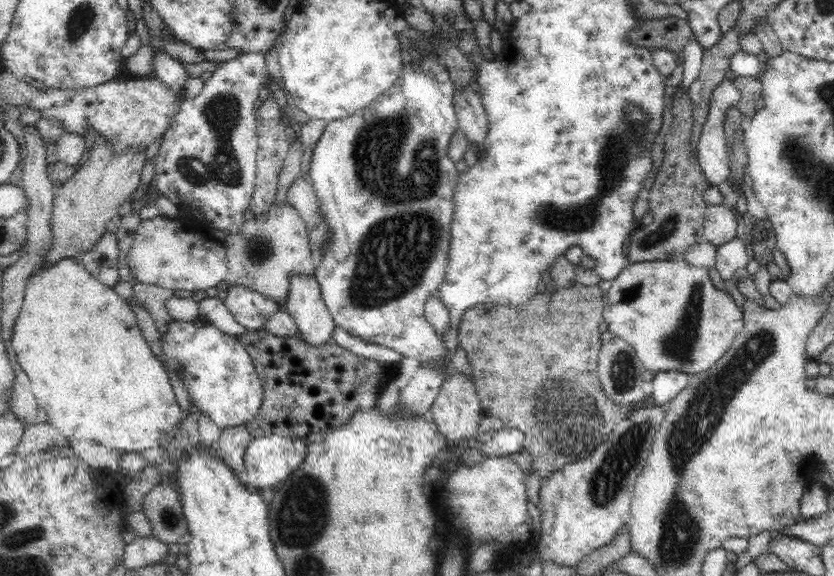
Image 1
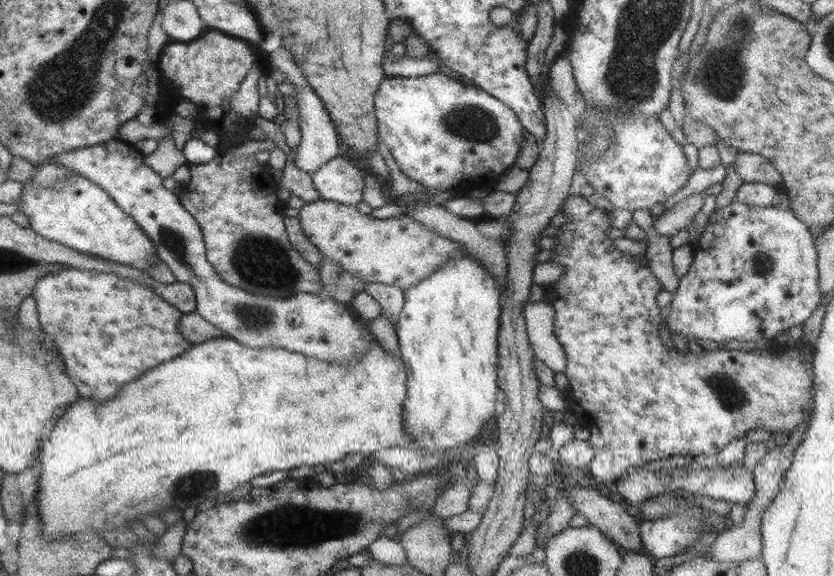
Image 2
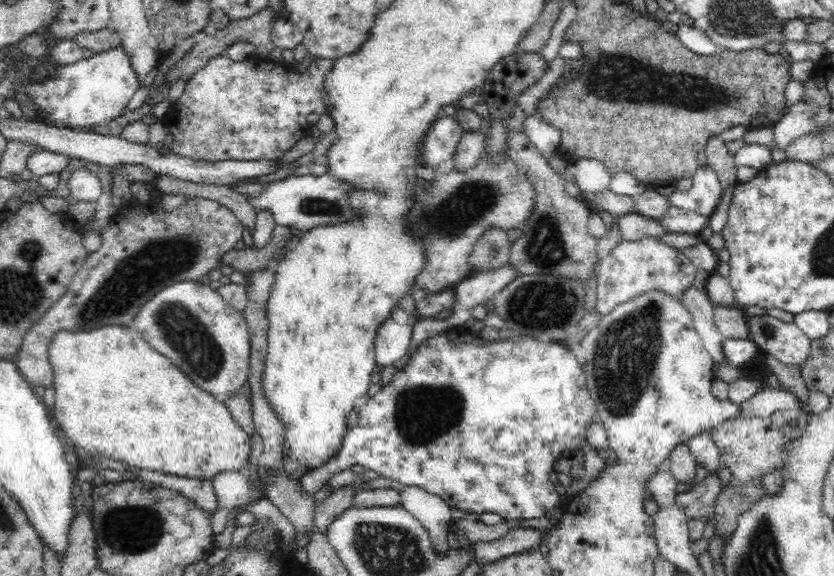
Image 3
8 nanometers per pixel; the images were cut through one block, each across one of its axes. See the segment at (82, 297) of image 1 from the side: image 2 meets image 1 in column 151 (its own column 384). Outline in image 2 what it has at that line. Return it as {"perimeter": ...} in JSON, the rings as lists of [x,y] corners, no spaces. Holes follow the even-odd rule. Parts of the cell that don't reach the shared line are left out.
{"perimeter":[[[223,336],[219,339],[209,339],[208,341],[190,345],[185,352],[179,354],[179,356],[175,356],[175,358],[171,358],[171,360],[167,360],[155,366],[155,368],[150,368],[146,370],[136,378],[135,380],[128,382],[127,384],[123,384],[121,386],[119,392],[115,392],[115,396],[111,396],[107,402],[103,401],[103,404],[99,404],[97,408],[95,408],[95,404],[89,404],[90,400],[85,400],[85,398],[79,398],[75,400],[75,402],[71,402],[71,404],[66,405],[62,412],[54,418],[53,426],[51,428],[51,432],[47,432],[47,436],[43,438],[43,442],[41,446],[38,448],[38,452],[34,454],[34,463],[33,468],[37,469],[38,477],[36,478],[36,490],[33,495],[33,500],[36,500],[36,506],[38,508],[38,514],[40,520],[42,521],[42,536],[43,539],[47,541],[55,540],[55,539],[63,539],[63,537],[67,537],[67,535],[76,534],[77,532],[82,532],[87,528],[91,528],[98,533],[106,532],[106,530],[114,530],[114,528],[128,528],[129,525],[127,521],[129,519],[137,519],[140,522],[142,521],[141,515],[145,515],[149,513],[149,515],[159,515],[159,512],[167,511],[170,509],[177,510],[183,512],[187,507],[195,507],[205,500],[209,500],[210,498],[214,498],[219,493],[229,493],[233,491],[240,484],[245,484],[247,481],[250,481],[251,478],[255,476],[259,476],[262,473],[268,473],[275,471],[275,468],[299,468],[299,464],[319,464],[319,460],[323,460],[323,456],[327,456],[327,460],[336,461],[341,460],[345,454],[349,454],[349,452],[363,452],[363,454],[367,454],[367,452],[371,452],[374,454],[379,449],[389,448],[393,446],[397,446],[397,444],[403,444],[403,442],[411,441],[411,437],[407,435],[405,431],[403,431],[403,421],[401,420],[401,412],[402,412],[402,404],[403,400],[405,400],[405,367],[403,366],[403,361],[401,361],[400,355],[389,355],[385,353],[385,350],[381,348],[379,343],[377,343],[376,339],[371,339],[371,345],[369,345],[369,349],[367,351],[363,351],[361,356],[353,357],[353,359],[349,359],[347,363],[343,363],[343,365],[339,365],[337,363],[329,362],[315,362],[311,356],[301,356],[301,354],[295,354],[295,352],[287,352],[287,350],[281,350],[281,348],[245,348],[245,346],[240,345],[235,341],[235,339],[231,339],[229,336]]]}

